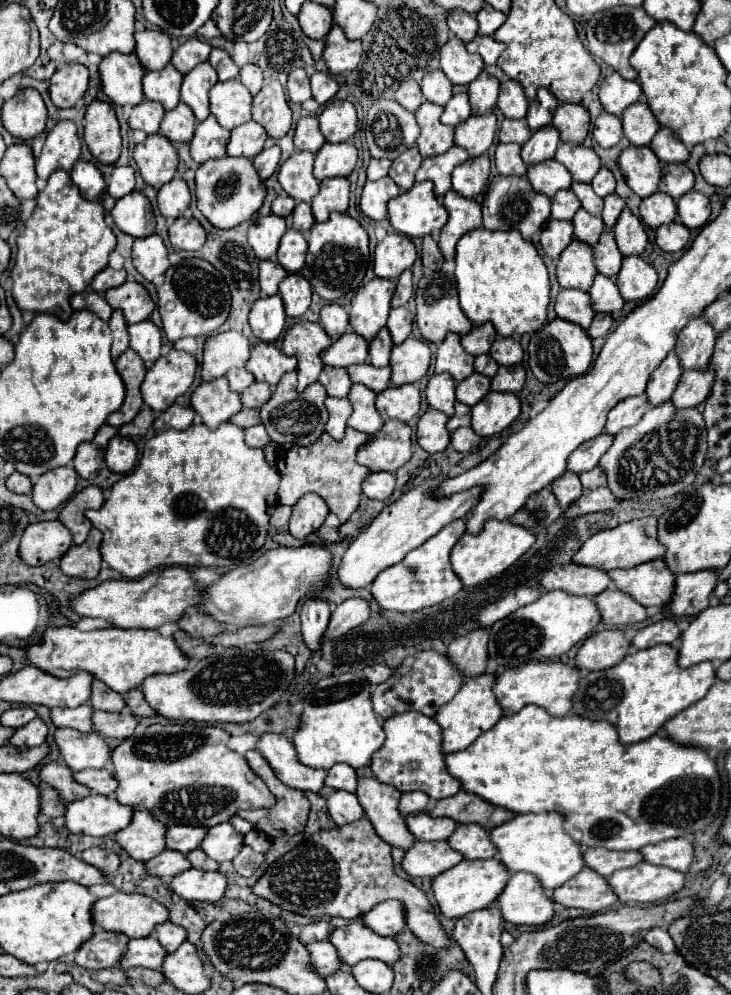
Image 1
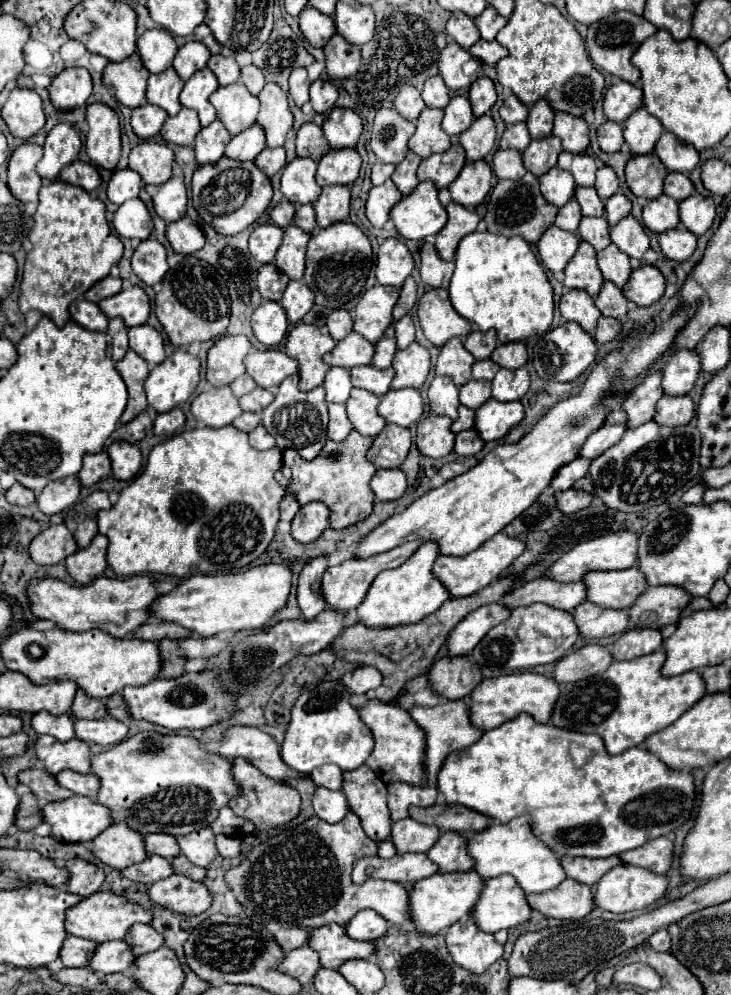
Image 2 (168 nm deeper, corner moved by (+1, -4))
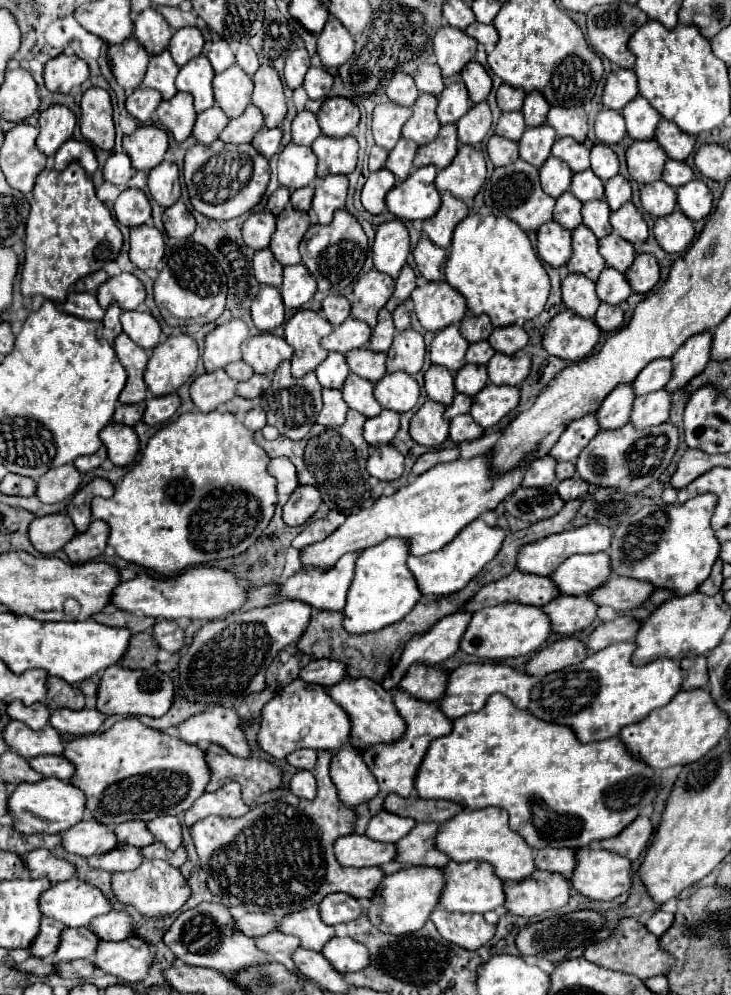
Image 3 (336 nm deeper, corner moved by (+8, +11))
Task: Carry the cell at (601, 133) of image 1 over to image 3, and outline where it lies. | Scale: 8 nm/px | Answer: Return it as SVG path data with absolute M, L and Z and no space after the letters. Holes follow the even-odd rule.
M601 109L597 113L597 119L595 119L595 135L603 143L607 143L607 145L619 143L625 137L625 133L627 133L625 121L623 121L623 115L619 111Z

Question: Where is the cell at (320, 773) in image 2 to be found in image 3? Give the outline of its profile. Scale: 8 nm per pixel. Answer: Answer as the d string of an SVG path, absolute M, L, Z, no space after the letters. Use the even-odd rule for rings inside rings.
M297 749L297 751L289 753L289 757L285 761L297 769L311 771L315 767L315 761L317 761L317 751L315 749Z

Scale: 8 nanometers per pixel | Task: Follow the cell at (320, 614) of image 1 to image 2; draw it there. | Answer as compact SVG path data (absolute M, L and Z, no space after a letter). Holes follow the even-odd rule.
M320 556L308 562L298 576L298 606L302 610L304 620L312 620L314 616L326 610L326 600L320 592L320 576L324 576L326 568L328 560Z

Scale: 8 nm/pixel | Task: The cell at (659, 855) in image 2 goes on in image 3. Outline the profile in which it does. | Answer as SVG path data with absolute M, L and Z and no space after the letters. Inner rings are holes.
M641 815L637 817L637 821L631 821L631 825L627 825L617 837L611 837L609 841L601 841L601 849L613 851L617 855L635 861L645 851L651 837L653 837L653 825L649 817Z

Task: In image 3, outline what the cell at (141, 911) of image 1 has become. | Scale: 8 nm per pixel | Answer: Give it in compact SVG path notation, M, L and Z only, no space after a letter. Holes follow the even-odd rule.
M79 879L55 883L39 897L45 917L61 921L65 927L89 927L91 919L111 911L107 897L93 885Z

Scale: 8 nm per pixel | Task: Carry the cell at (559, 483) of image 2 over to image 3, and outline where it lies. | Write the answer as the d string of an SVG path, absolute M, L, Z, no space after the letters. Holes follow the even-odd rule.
M541 457L541 459L535 459L529 469L525 471L525 477L521 481L521 487L545 487L545 485L551 485L553 479L555 479L555 467L557 467L557 461L553 457Z

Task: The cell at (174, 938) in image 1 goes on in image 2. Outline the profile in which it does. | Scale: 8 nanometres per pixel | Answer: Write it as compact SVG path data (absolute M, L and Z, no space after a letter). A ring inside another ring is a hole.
M134 924L126 940L132 944L132 950L136 952L136 956L154 952L156 948L164 946L164 936L160 936L150 924Z

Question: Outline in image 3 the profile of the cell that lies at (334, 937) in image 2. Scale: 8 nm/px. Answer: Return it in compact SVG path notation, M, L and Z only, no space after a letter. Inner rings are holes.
M309 907L297 913L285 915L277 929L281 933L295 935L301 941L301 947L313 949L313 951L319 951L333 937L333 927L321 921L317 907Z

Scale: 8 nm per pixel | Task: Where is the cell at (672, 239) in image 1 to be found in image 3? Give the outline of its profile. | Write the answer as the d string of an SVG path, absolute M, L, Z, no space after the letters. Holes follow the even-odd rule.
M675 209L671 215L655 221L655 237L663 251L681 253L691 245L695 237L695 227L689 217Z

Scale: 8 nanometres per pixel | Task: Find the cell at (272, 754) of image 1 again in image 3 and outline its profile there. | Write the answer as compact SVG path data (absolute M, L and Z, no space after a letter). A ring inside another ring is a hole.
M210 705L206 711L193 715L177 725L177 735L189 745L221 745L231 755L249 757L251 749L241 731L235 709L225 705Z

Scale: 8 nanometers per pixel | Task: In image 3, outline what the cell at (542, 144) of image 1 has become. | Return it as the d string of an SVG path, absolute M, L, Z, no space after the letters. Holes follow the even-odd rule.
M549 125L541 127L529 127L525 129L521 141L519 141L519 157L533 167L541 167L547 157L551 155L551 147L555 143L555 133Z

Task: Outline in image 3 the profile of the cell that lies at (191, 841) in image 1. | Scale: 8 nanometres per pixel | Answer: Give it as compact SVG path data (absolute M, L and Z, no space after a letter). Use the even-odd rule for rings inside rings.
M127 821L127 823L119 823L113 827L113 833L119 841L119 845L133 845L133 847L147 847L151 845L155 839L153 835L145 829L145 823L141 821Z

